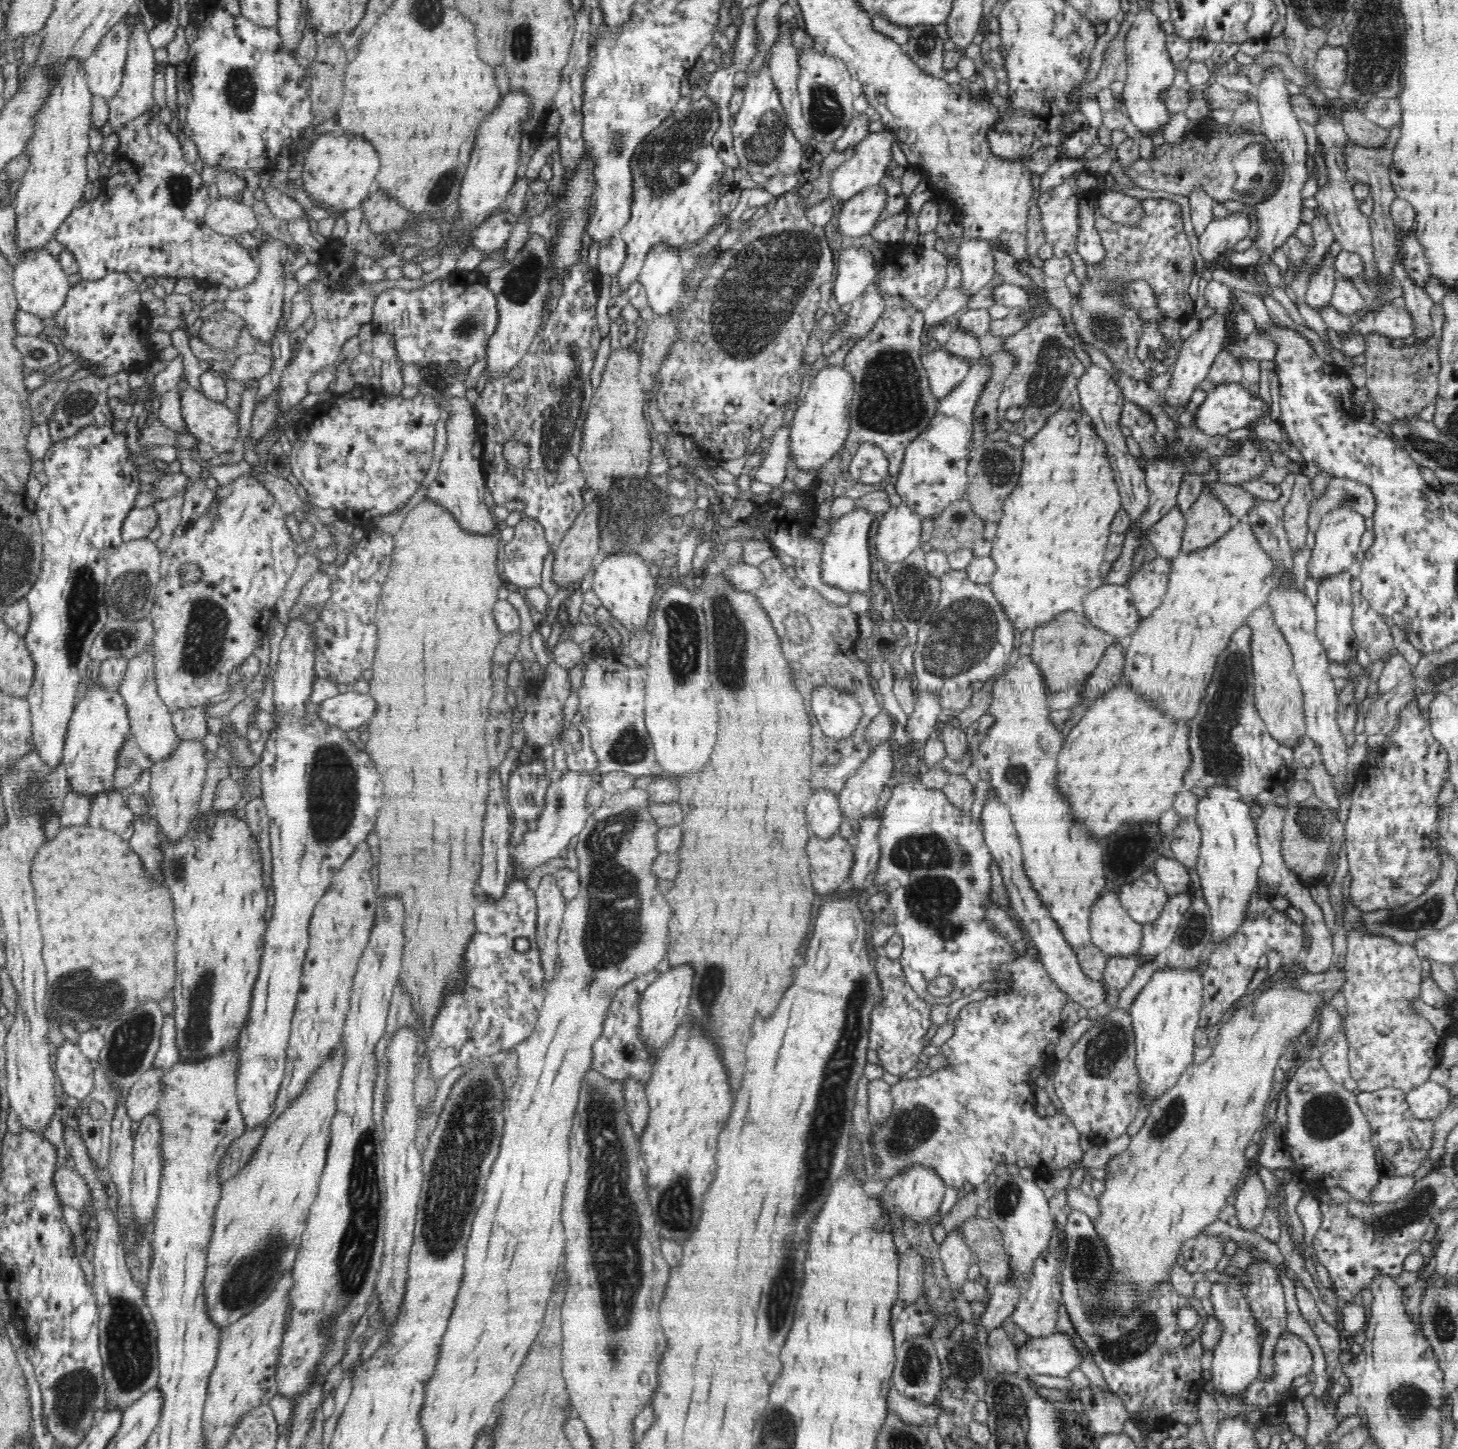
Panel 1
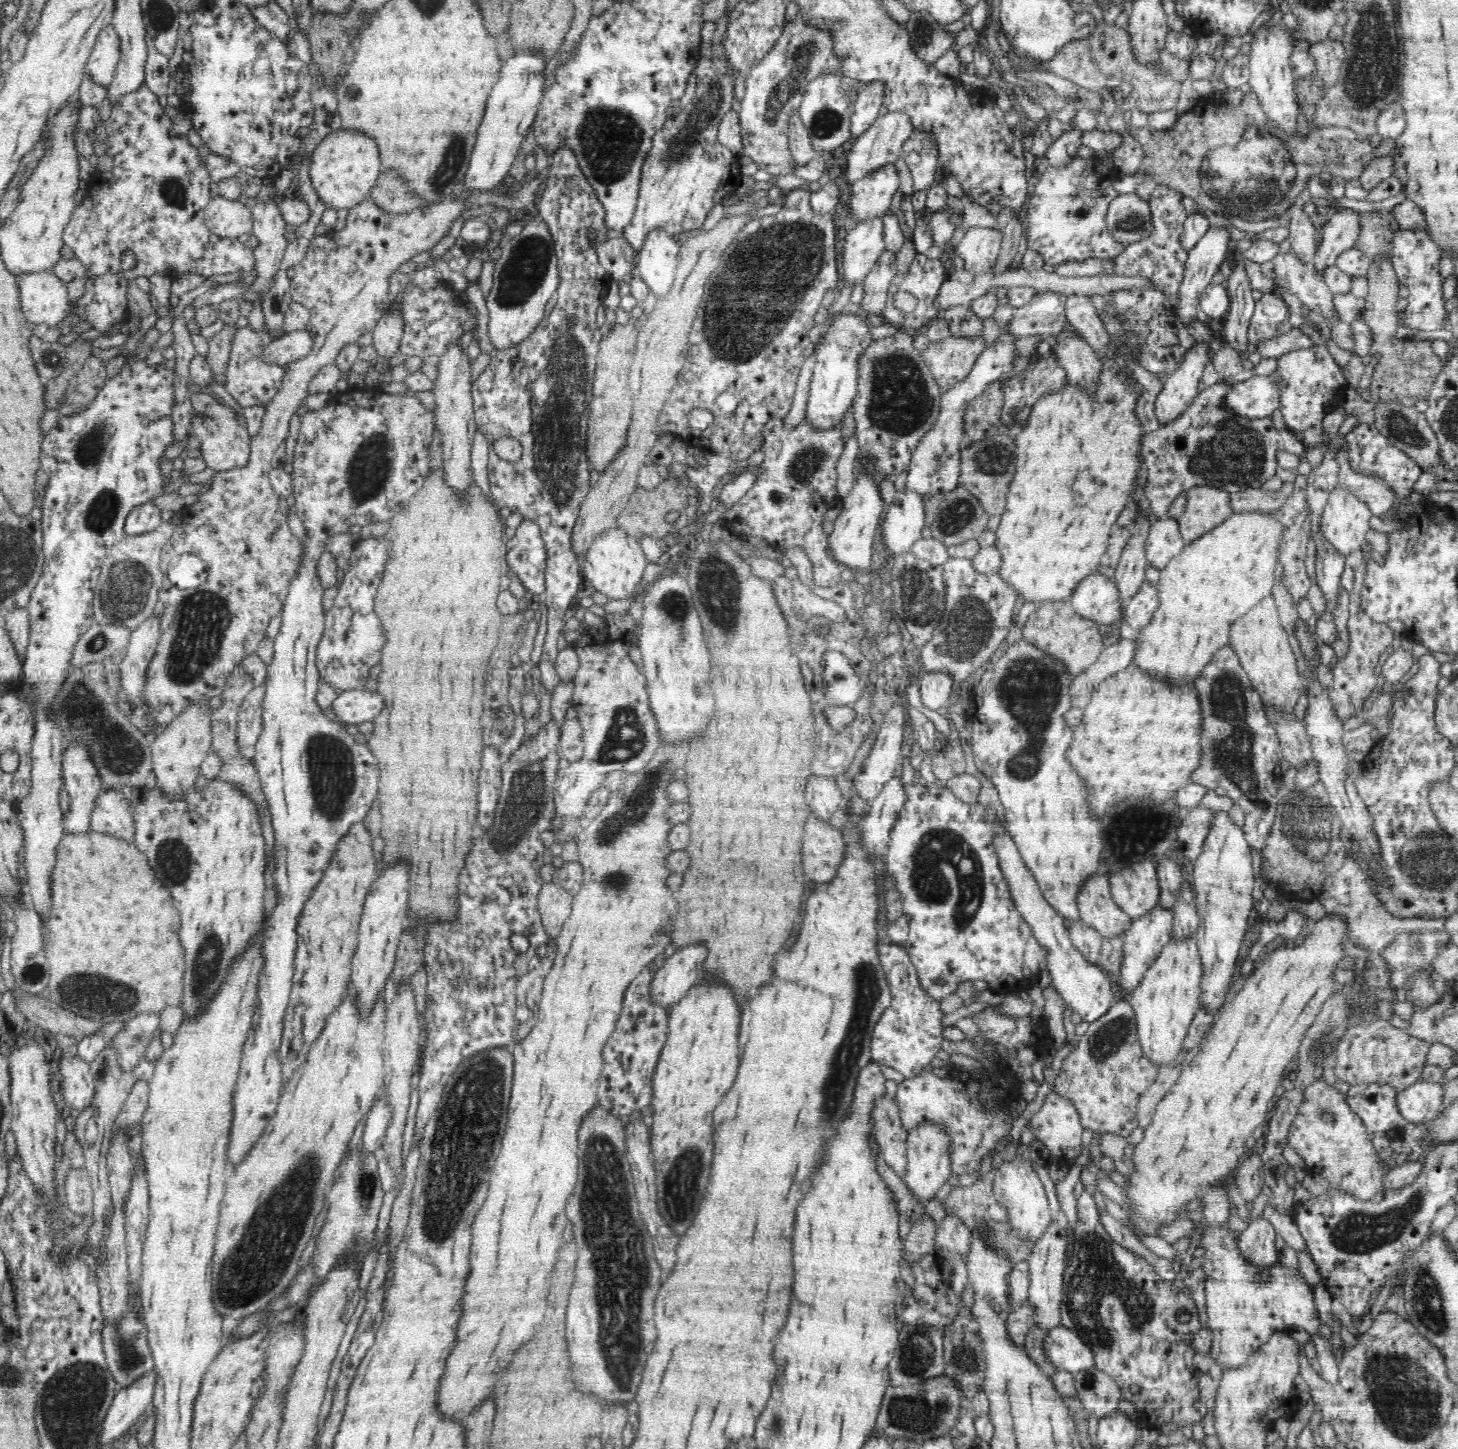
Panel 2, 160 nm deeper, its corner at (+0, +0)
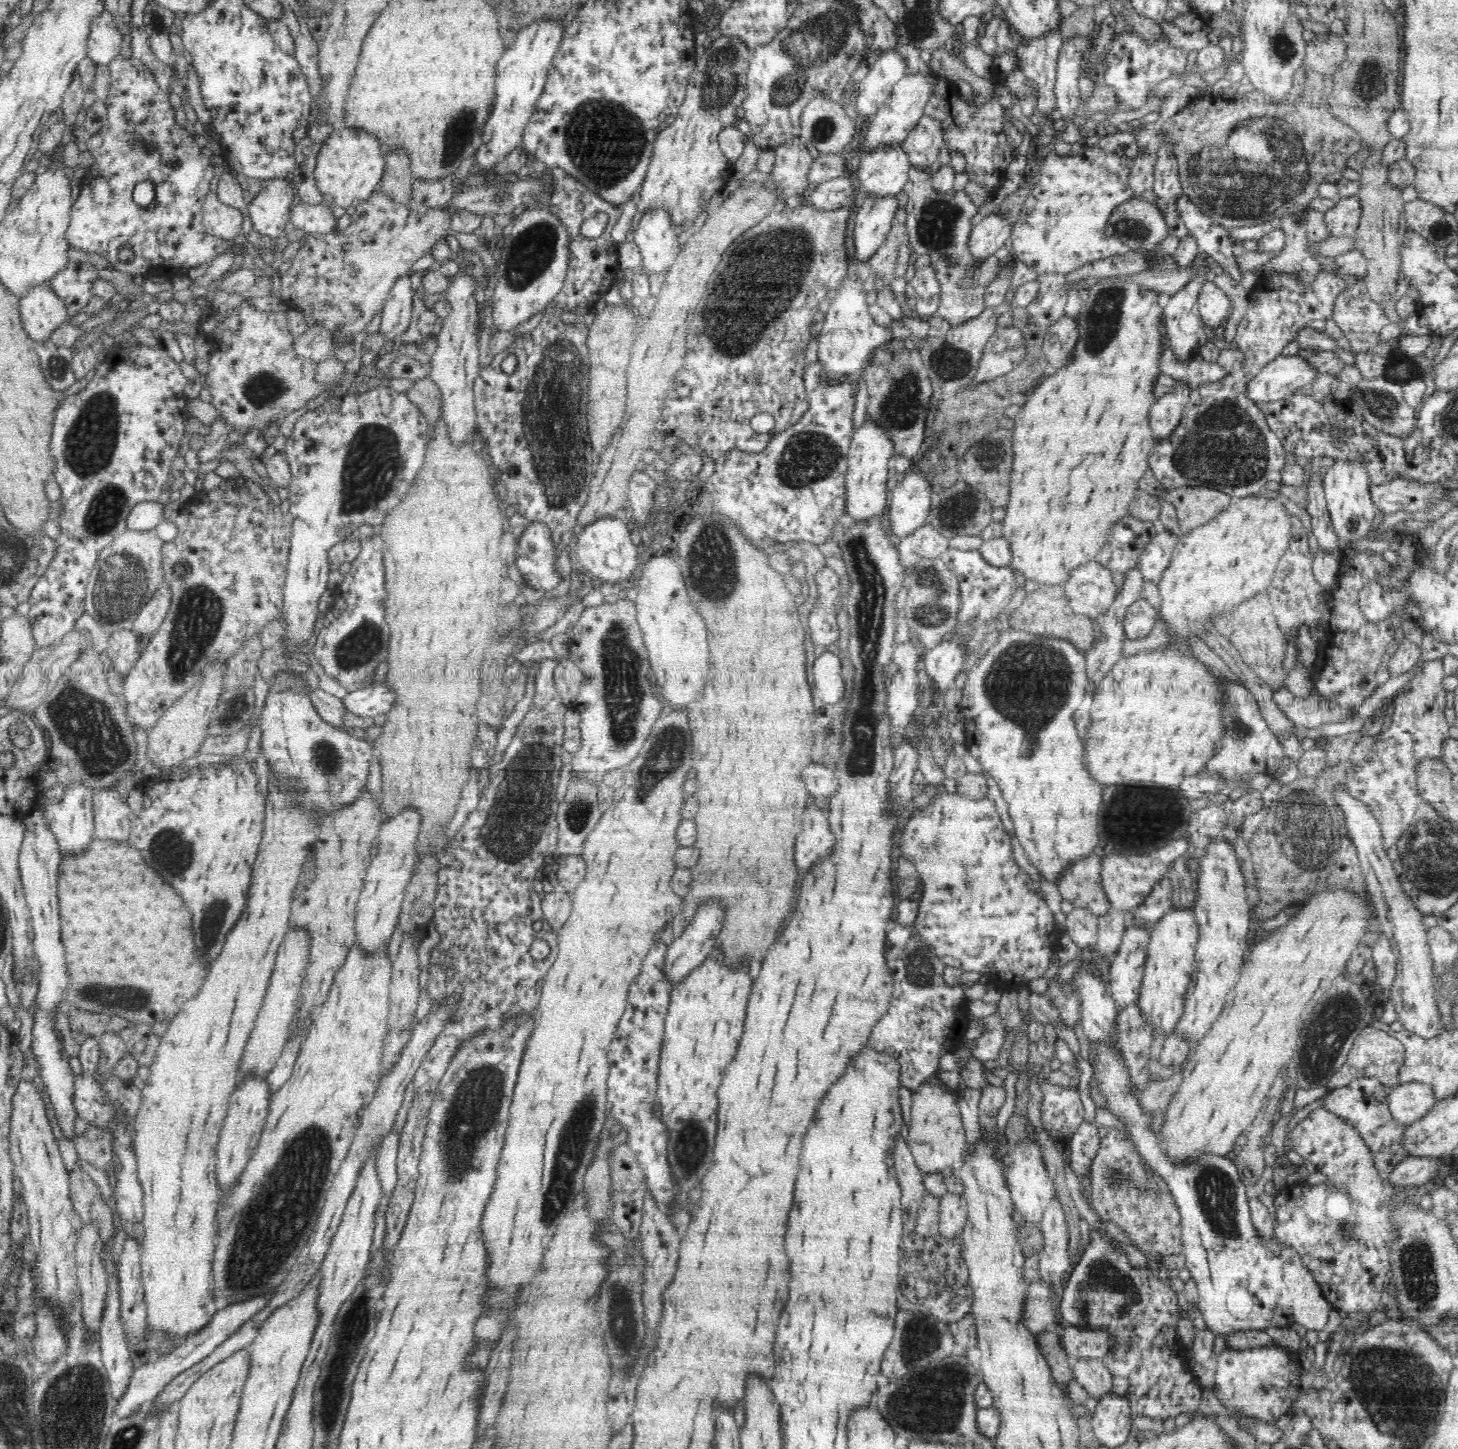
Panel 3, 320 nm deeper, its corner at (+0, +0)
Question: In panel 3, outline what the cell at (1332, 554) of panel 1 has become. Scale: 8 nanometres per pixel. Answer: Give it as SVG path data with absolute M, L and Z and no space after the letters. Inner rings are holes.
M1335 459L1334 464L1327 468L1323 479L1325 499L1334 527L1334 533L1343 544L1356 542L1367 536L1371 529L1377 507L1370 495L1371 478L1364 463L1356 459Z

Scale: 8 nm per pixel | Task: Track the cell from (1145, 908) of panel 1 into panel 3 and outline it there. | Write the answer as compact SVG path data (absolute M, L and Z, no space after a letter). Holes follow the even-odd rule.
M1187 838L1171 840L1162 848L1143 855L1118 854L1110 852L1101 858L1101 882L1105 895L1110 901L1111 908L1131 913L1150 894L1154 885L1162 879L1173 866L1176 860L1191 852L1190 842Z

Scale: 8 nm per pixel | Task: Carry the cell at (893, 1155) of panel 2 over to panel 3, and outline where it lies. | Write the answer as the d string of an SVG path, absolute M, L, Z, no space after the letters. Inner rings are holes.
M900 1136L894 1138L893 1152L894 1171L900 1185L903 1232L914 1232L917 1212L922 1204L926 1189L922 1182L922 1171L915 1164L912 1152L907 1143Z

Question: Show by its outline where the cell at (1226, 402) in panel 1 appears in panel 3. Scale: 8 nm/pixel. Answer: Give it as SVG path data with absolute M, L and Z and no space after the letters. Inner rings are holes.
M1278 356L1266 364L1248 384L1246 397L1256 403L1282 400L1309 386L1319 376L1318 370L1300 356Z

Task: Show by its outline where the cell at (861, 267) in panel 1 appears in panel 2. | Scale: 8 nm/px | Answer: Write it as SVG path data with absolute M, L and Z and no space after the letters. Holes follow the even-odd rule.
M880 217L858 221L856 228L847 232L842 260L845 282L855 286L862 284L886 249L882 219Z

